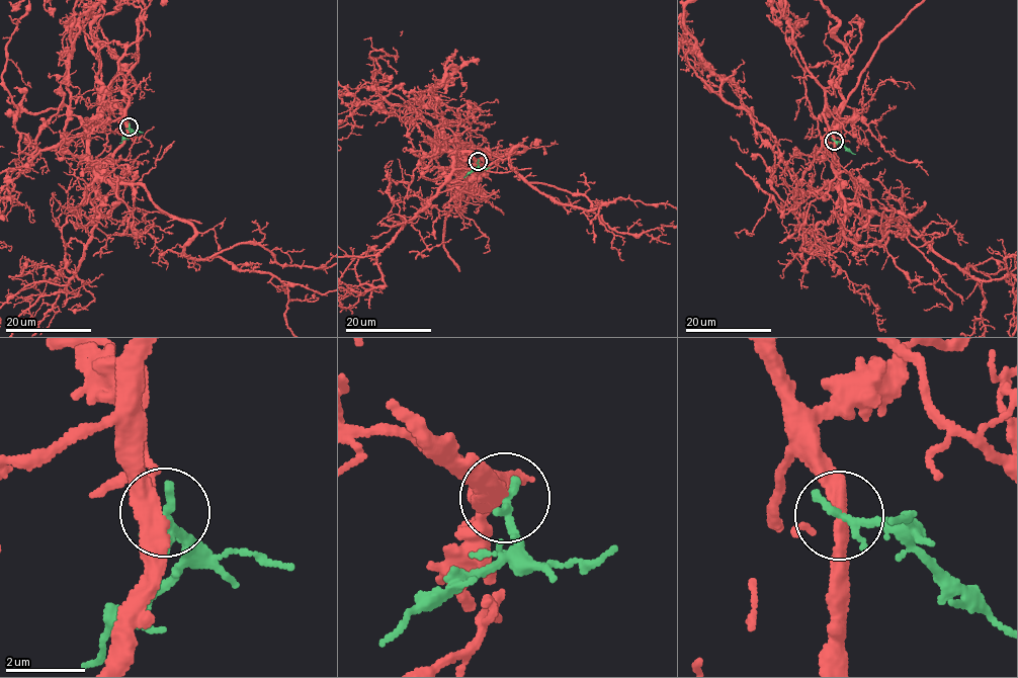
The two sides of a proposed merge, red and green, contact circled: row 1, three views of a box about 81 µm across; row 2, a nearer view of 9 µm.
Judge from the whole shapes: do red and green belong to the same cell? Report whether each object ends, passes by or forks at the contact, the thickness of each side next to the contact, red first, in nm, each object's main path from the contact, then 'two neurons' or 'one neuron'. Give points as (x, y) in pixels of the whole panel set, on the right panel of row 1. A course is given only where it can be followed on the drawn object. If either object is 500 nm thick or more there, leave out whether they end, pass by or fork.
red passes by; green ends; calibres 360 and 240 nm; course red (834, 141), (830, 184), (847, 238), (906, 235), (896, 236), (899, 183), (866, 170); course green (834, 141), (841, 143), (855, 154); two neurons

